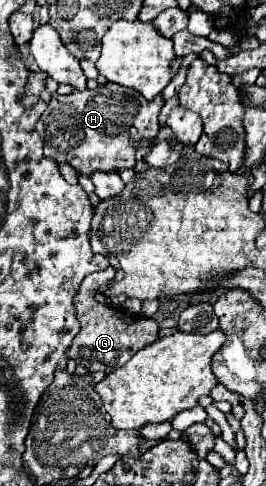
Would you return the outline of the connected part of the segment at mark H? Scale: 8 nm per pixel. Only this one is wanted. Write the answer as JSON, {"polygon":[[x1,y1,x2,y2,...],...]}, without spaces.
{"polygon":[[114,82,98,86,98,90,74,90,68,96,52,98,46,112,36,122,36,130,44,140,44,156,54,158,56,162,68,162,84,176,90,176,96,170,134,168,134,142,156,138,162,104,162,96,148,102,146,98,140,98,136,90,116,86]]}

